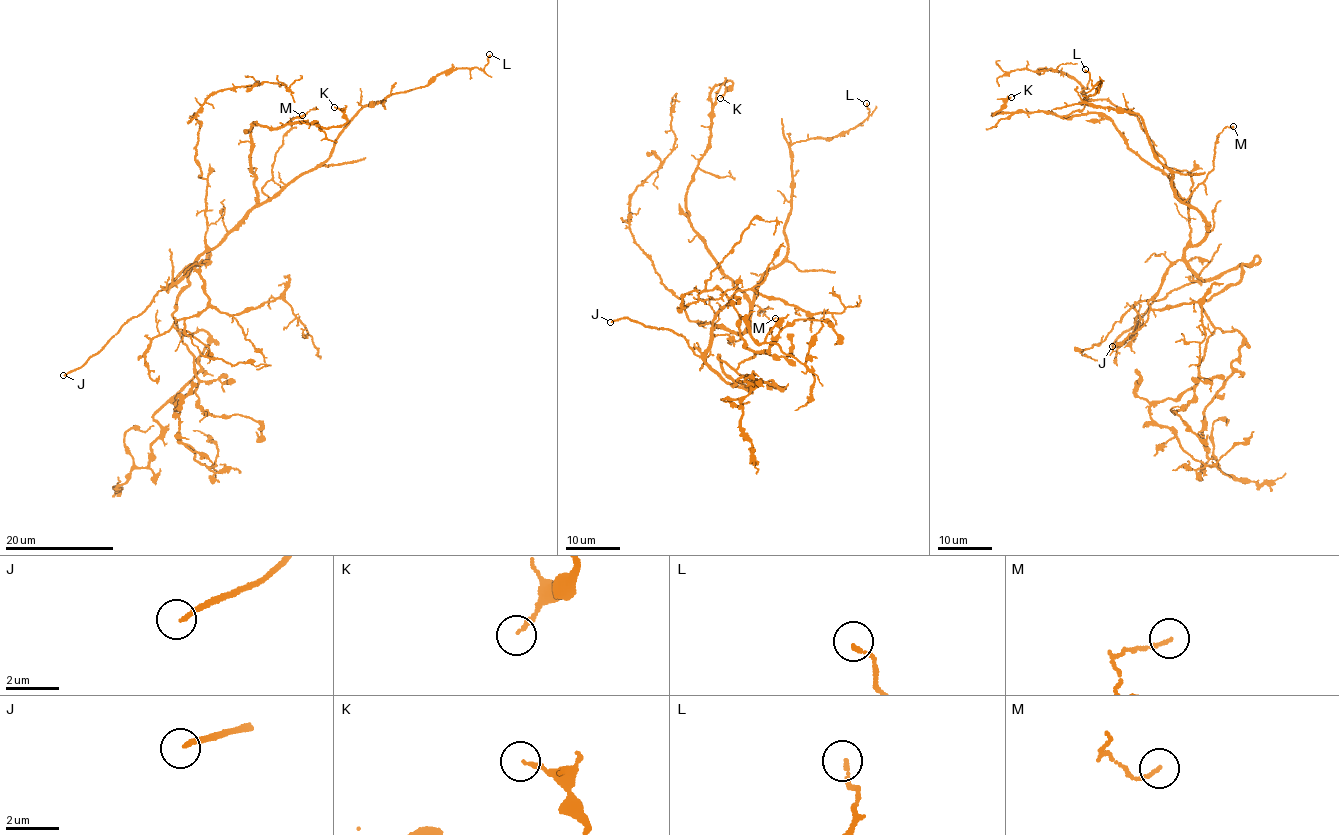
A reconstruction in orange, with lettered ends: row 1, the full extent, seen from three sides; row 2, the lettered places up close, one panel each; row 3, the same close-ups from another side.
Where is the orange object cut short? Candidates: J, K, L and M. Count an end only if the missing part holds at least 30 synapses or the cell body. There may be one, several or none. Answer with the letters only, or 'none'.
J

